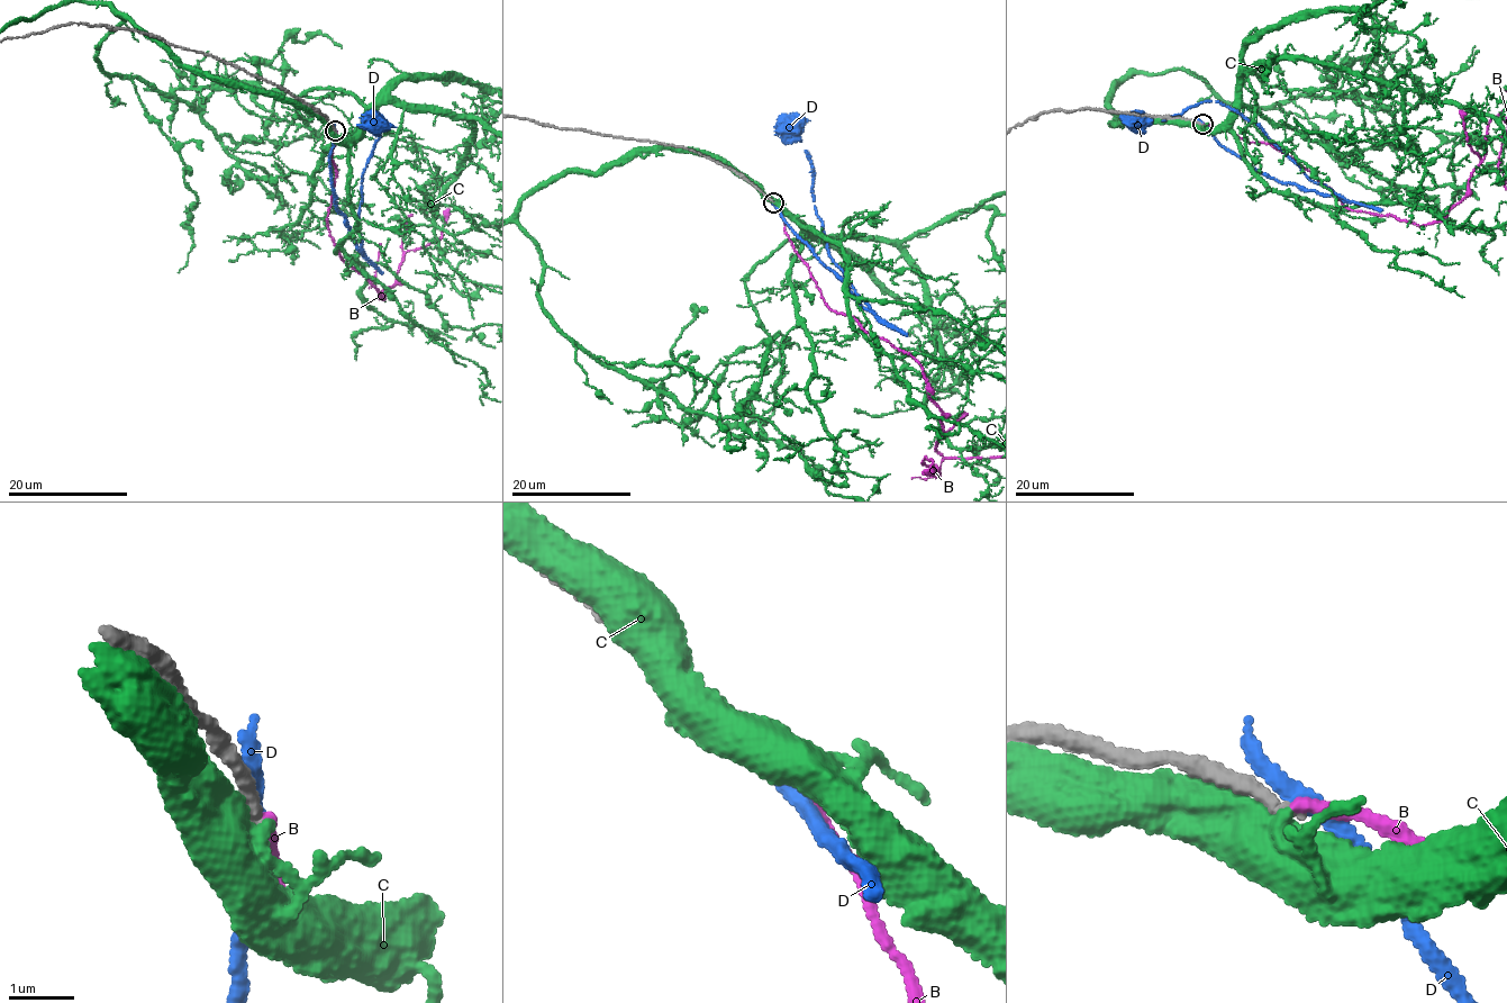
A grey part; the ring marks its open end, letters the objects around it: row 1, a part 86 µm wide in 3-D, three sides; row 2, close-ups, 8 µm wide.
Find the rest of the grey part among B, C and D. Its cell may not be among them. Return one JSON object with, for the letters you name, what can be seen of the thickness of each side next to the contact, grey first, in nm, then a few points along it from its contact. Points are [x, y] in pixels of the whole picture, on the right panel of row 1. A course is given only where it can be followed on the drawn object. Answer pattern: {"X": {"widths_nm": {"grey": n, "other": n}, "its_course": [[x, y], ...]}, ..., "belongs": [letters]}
{"belongs": []}

